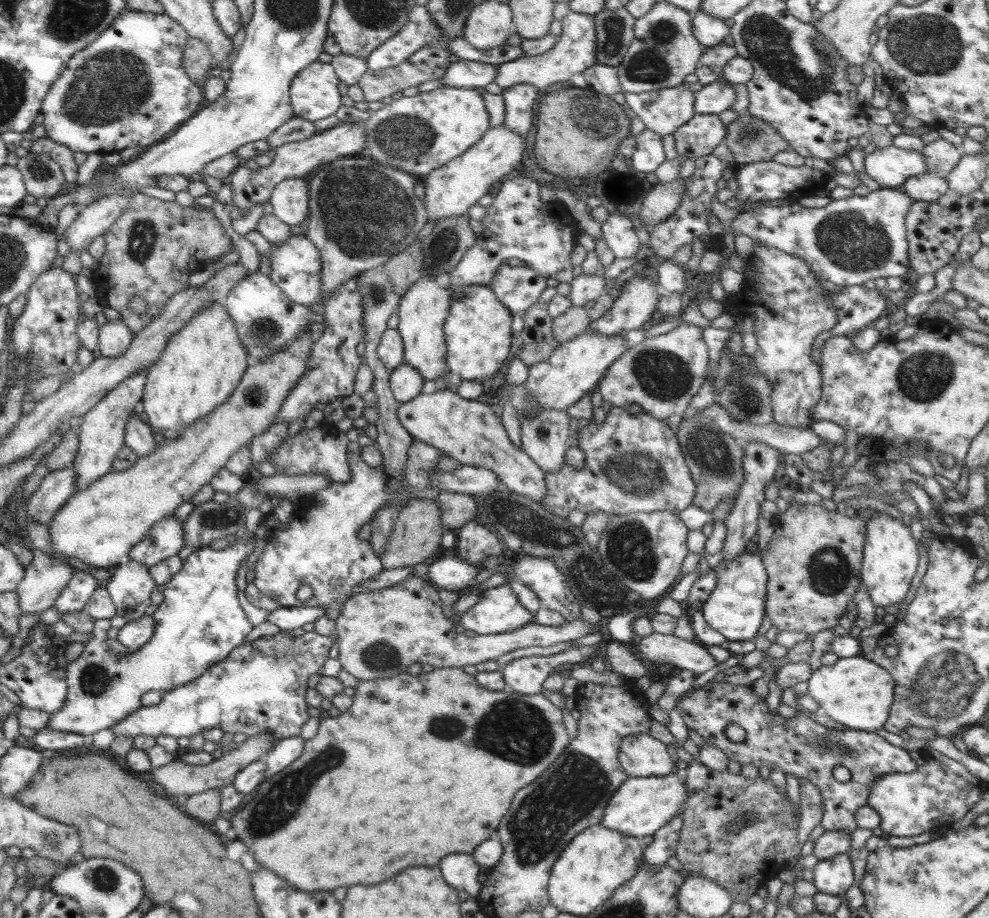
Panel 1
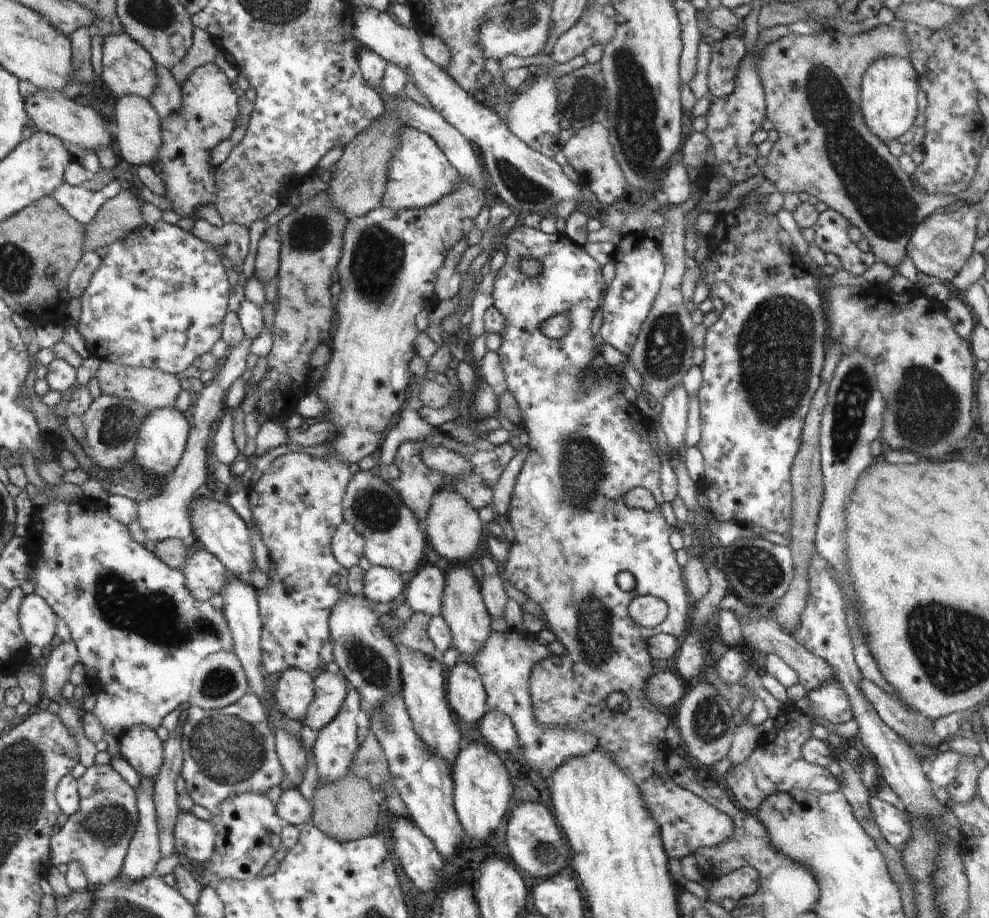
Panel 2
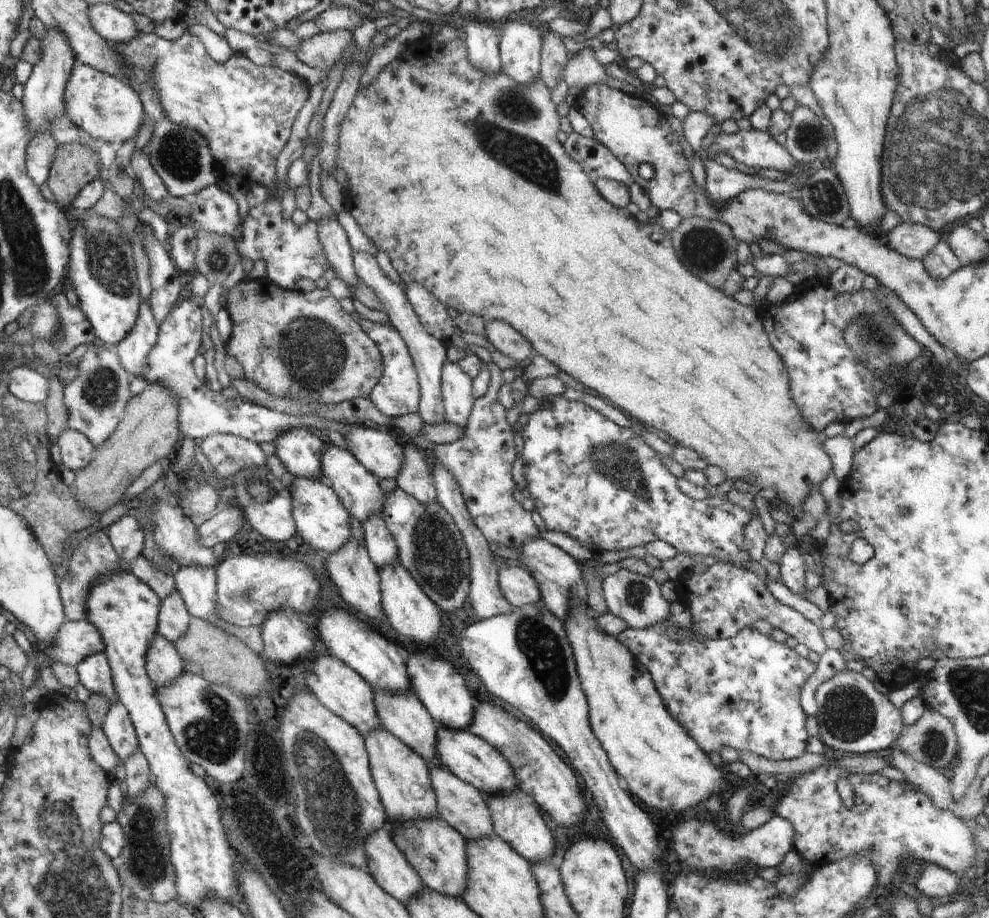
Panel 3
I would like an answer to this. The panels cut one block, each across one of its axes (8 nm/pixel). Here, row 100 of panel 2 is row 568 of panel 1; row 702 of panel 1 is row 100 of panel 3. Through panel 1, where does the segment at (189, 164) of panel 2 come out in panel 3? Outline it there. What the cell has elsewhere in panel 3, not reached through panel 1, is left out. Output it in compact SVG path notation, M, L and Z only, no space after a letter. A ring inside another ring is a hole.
M79 62L74 65L66 83L64 102L69 119L92 138L104 142L126 142L129 138L136 138L143 125L145 108L128 82Z

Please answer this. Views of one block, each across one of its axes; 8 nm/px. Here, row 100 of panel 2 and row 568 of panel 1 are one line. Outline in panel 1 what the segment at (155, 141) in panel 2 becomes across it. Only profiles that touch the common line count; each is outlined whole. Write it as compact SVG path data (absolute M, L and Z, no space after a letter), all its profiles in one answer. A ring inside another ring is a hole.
M128 560L112 570L111 579L104 583L117 611L116 615L135 621L146 616L146 608L151 605L151 594L157 584L149 575L148 567Z

